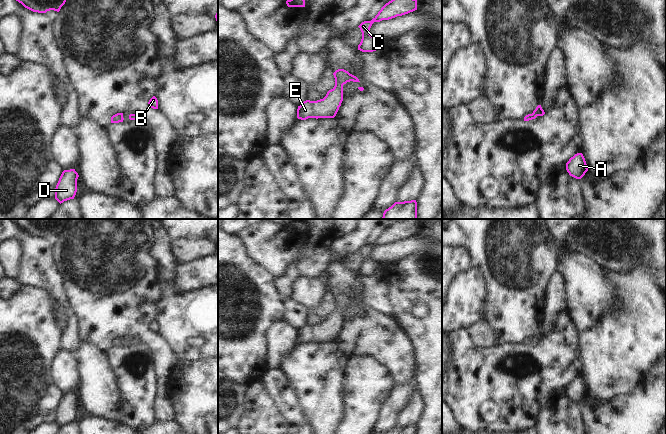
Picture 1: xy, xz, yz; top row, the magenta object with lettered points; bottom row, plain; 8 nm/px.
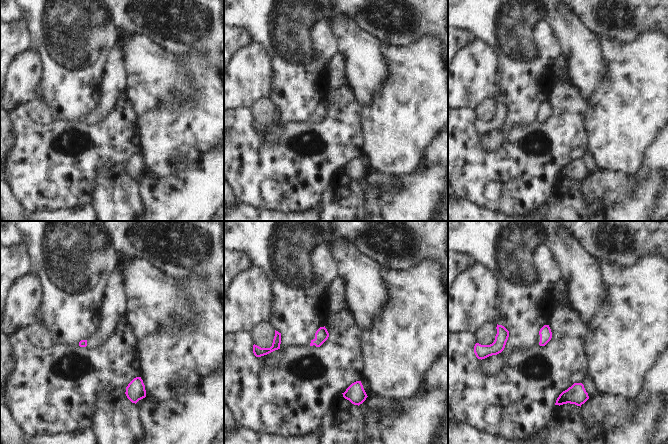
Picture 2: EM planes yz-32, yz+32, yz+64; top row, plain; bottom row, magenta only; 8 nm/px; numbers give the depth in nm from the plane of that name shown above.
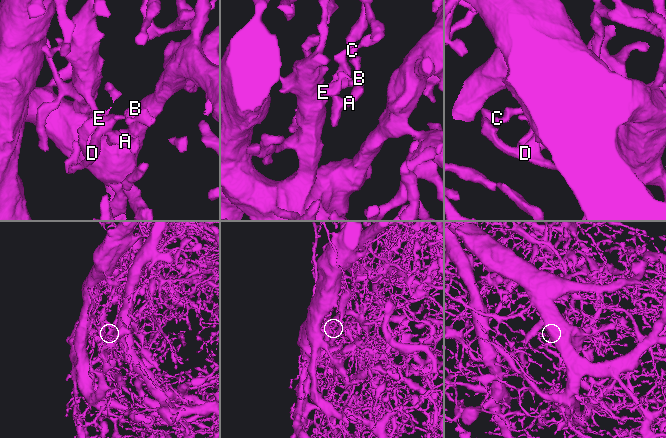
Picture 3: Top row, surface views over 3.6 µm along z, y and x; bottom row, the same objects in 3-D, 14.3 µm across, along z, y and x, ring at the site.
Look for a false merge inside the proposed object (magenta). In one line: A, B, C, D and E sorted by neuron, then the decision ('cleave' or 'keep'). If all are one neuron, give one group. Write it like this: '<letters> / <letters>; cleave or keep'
A B C D E; keep

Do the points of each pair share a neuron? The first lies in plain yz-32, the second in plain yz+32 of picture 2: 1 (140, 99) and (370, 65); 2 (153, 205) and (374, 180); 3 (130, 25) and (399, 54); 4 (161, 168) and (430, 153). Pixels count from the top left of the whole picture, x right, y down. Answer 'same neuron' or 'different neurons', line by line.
1: same neuron
2: different neurons
3: different neurons
4: different neurons

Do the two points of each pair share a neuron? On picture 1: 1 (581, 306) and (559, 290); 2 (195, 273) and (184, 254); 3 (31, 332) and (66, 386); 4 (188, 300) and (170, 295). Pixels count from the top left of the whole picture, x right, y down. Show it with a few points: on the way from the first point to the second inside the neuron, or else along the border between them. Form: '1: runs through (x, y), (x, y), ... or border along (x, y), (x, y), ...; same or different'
1: border along (557, 272), (564, 281), (567, 309); different
2: border along (207, 255), (184, 262), (175, 261); different
3: border along (60, 349), (50, 368), (55, 386); different
4: runs through (184, 300), (174, 299); same

